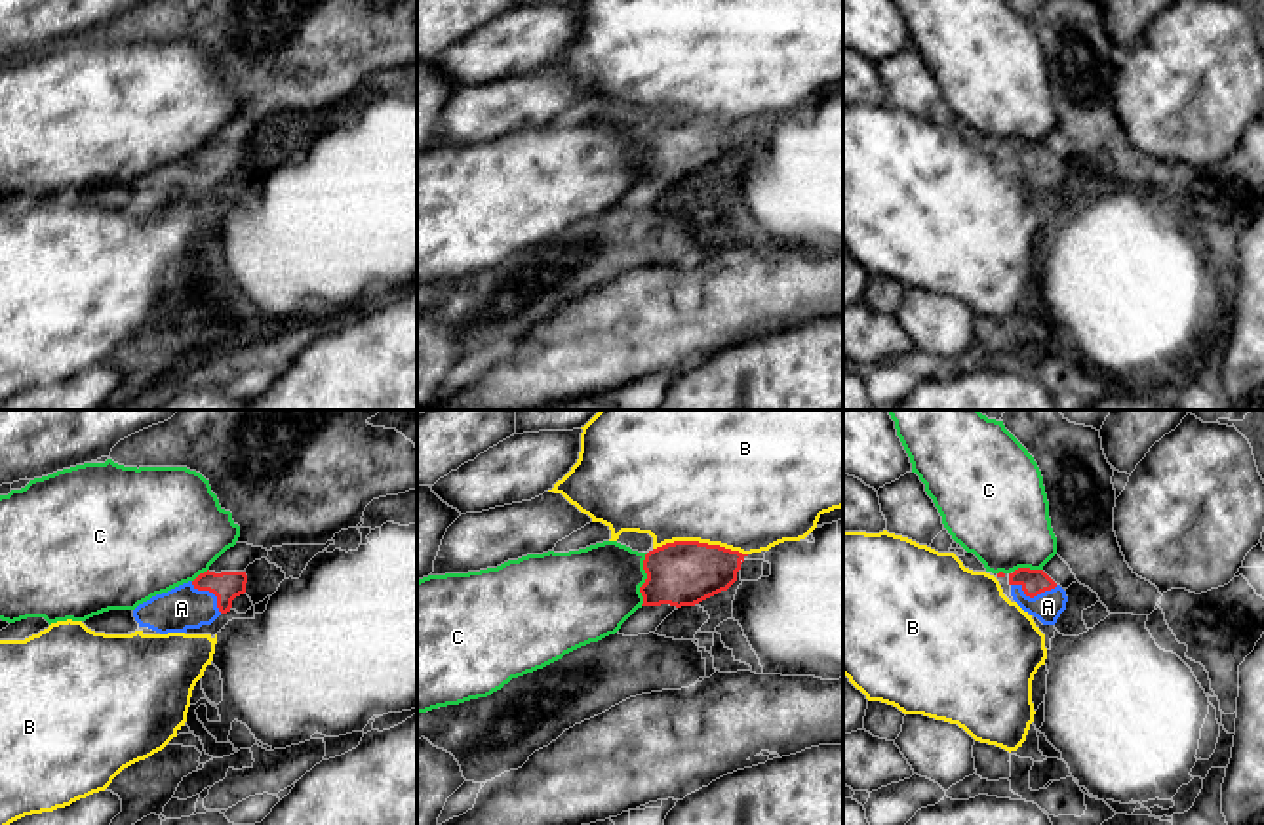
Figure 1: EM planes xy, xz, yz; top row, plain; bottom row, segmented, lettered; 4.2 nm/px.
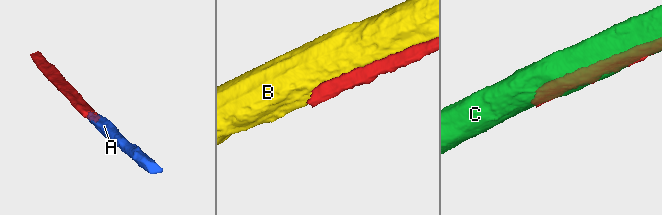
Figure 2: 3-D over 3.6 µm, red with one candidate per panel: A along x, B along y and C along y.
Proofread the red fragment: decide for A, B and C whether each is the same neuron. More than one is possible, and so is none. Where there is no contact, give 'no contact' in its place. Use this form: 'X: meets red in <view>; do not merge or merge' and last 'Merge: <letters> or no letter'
A: meets red in yz; merge
B: meets red in xz; do not merge
C: meets red in xz; do not merge
Merge: A

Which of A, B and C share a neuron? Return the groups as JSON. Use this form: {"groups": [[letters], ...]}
{"groups": [["A"], ["B"], ["C"]]}

